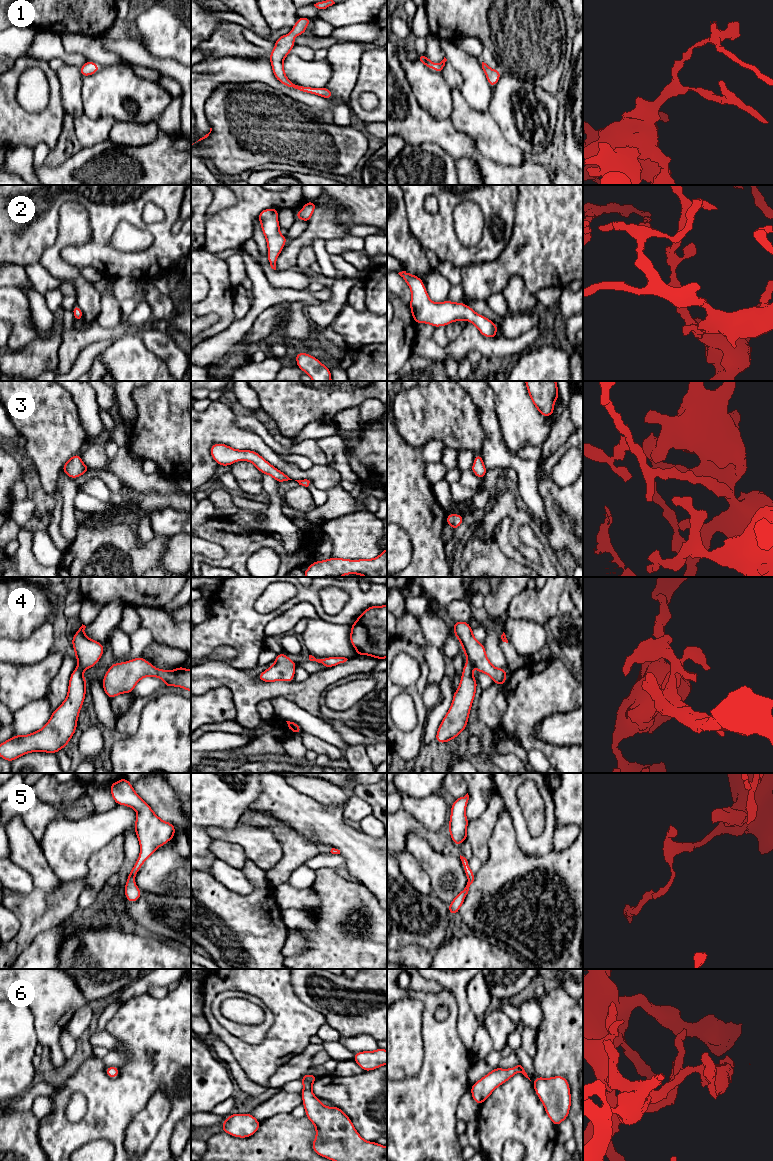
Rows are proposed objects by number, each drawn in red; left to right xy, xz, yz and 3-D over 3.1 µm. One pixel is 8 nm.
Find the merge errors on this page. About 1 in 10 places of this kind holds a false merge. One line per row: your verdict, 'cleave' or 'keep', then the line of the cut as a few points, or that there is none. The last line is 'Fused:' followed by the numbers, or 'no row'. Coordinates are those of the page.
1: keep; cut none
2: keep; cut none
3: keep; cut none
4: keep; cut none
5: keep; cut none
6: keep; cut none
Fused: no row

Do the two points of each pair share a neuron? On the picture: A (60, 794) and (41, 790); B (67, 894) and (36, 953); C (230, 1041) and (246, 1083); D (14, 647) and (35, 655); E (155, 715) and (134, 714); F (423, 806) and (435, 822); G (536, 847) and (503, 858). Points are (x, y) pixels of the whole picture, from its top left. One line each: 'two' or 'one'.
A: one
B: two
C: two
D: one
E: two
F: one
G: two

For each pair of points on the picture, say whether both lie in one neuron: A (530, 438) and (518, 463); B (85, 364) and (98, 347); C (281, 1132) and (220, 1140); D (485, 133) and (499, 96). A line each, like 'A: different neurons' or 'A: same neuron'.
A: different neurons
B: same neuron
C: same neuron
D: different neurons

